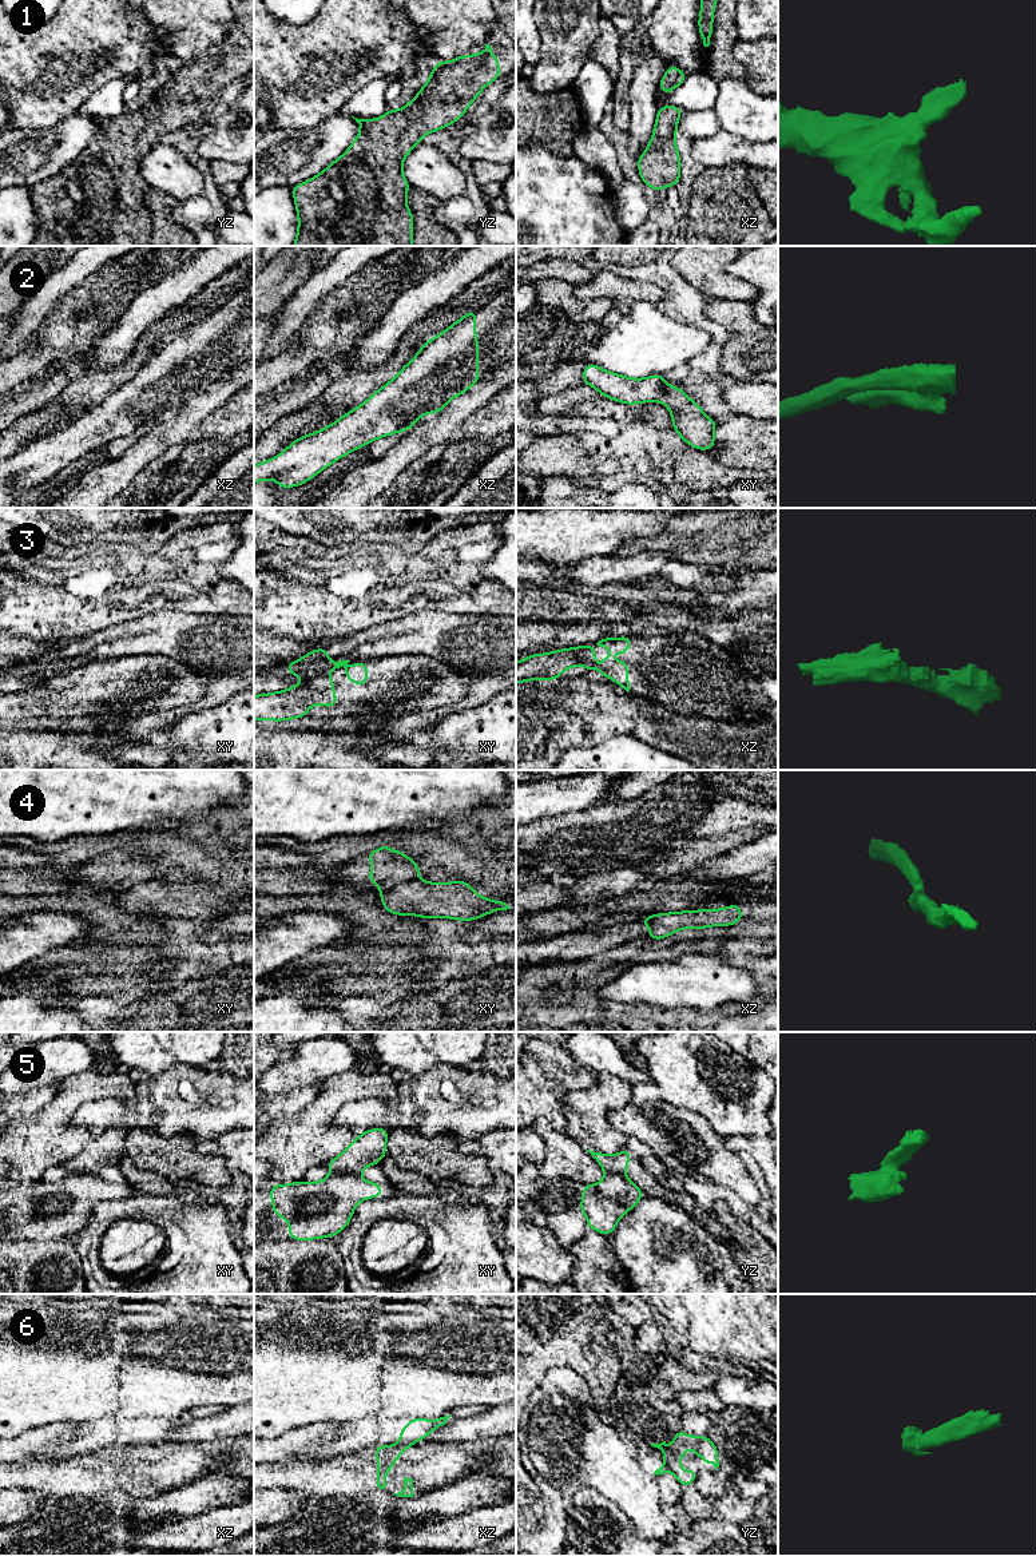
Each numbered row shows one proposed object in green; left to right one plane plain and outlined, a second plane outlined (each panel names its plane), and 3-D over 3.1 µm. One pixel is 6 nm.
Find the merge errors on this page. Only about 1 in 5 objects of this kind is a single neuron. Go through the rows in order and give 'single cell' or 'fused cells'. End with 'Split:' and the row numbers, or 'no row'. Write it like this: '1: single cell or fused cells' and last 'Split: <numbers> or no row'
1: single cell
2: fused cells
3: fused cells
4: fused cells
5: fused cells
6: fused cells
Split: 2, 3, 4, 5, 6

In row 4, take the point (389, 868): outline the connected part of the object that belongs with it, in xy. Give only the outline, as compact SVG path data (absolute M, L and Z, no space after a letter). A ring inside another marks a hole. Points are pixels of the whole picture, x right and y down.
M386 844L368 852L368 856L372 864L368 880L378 886L381 896L396 885L418 876L420 865L401 850L392 852Z

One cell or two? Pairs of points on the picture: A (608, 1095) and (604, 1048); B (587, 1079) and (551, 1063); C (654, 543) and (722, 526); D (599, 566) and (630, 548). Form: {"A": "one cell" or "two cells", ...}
{"A": "two cells", "B": "one cell", "C": "one cell", "D": "two cells"}

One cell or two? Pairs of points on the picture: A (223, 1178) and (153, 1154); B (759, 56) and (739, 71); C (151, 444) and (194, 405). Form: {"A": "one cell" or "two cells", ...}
{"A": "one cell", "B": "two cells", "C": "one cell"}

